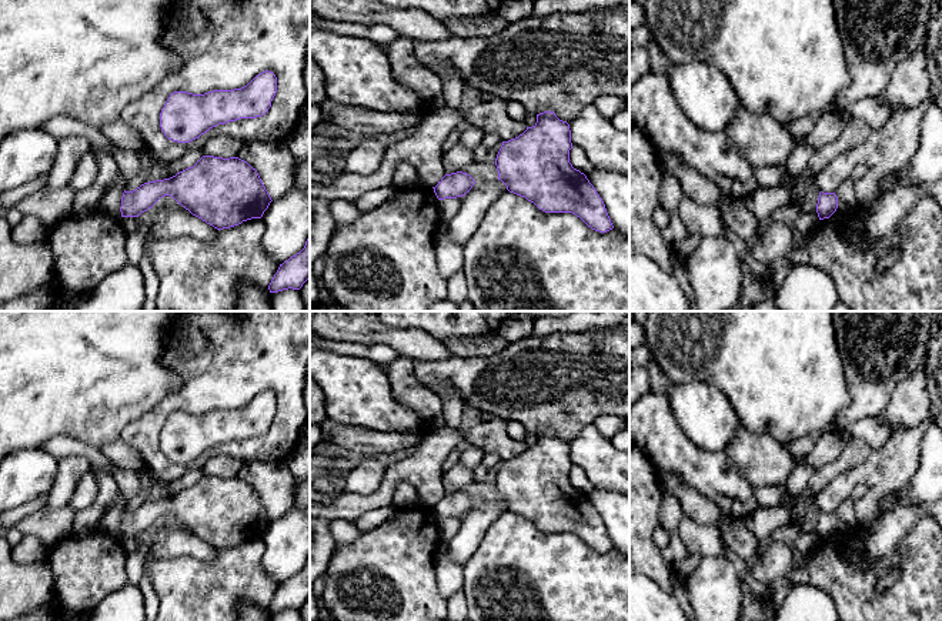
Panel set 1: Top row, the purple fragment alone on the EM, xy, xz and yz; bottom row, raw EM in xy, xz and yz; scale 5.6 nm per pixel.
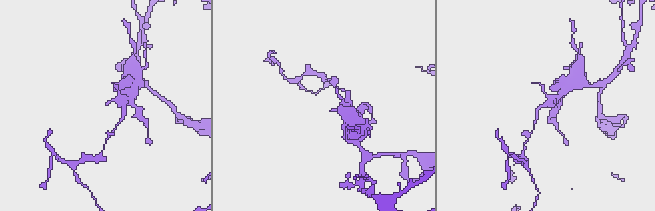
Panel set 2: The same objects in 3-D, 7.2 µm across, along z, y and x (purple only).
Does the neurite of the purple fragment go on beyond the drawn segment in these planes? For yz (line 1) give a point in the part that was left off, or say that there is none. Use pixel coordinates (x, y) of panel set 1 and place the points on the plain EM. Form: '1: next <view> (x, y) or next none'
1: next none

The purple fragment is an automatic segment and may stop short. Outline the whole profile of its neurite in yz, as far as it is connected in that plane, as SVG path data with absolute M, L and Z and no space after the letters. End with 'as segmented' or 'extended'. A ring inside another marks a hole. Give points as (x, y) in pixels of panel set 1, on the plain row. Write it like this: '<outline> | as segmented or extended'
M819 513L816 532L819 540L829 538L838 528L838 517L835 513Z | as segmented

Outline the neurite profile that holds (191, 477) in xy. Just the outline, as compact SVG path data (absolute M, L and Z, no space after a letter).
M197 468L186 473L176 481L171 481L170 487L166 490L166 498L170 498L183 490L193 487L201 477L201 468Z

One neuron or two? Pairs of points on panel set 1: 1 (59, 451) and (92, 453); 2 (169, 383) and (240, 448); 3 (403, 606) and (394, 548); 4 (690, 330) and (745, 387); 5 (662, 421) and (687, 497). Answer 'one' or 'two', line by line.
1: one
2: two
3: one
4: one
5: two

